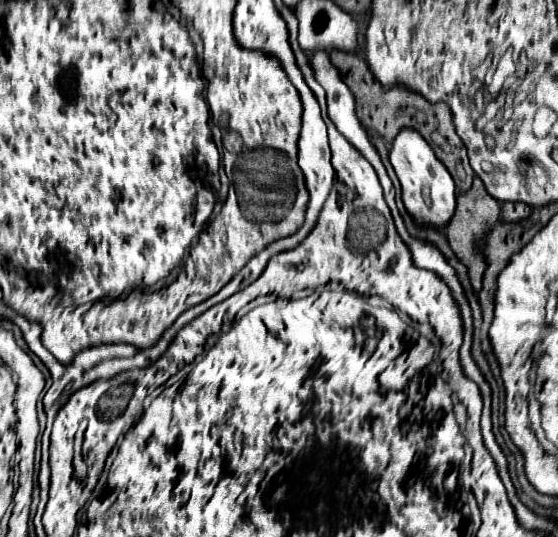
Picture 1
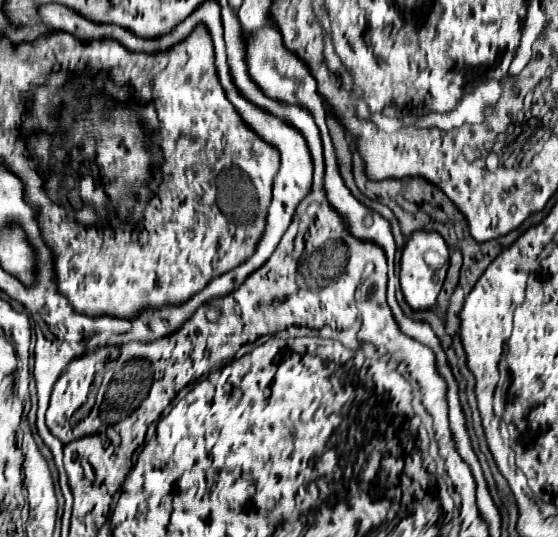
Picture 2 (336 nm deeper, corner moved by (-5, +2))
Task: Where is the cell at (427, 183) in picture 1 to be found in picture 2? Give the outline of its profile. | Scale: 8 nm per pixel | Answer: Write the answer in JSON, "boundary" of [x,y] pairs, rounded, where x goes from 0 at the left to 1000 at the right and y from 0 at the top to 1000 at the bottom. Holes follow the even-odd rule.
{"boundary":[[[746,428],[735,436],[724,469],[720,469],[720,488],[717,488],[717,533],[724,544],[728,562],[742,574],[742,577],[760,577],[760,574],[774,574],[781,570],[781,551],[792,536],[792,525],[799,518],[799,503],[803,503],[803,477],[806,477],[806,462],[799,454],[799,447],[792,443],[792,436],[774,432],[774,428]],[[767,469],[781,469],[792,484],[789,495],[774,495],[763,488],[763,473]]]}

